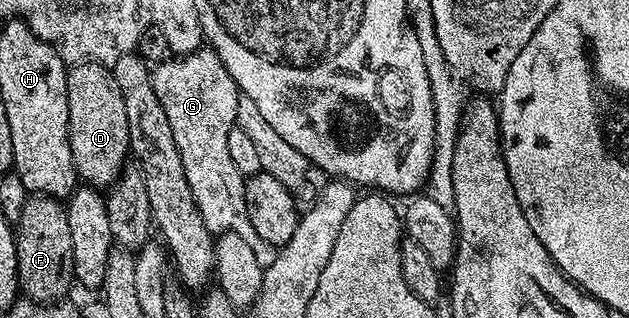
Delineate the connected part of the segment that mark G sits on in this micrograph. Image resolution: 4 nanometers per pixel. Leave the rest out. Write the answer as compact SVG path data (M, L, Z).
M201 47L194 53L163 61L152 69L152 82L170 119L174 141L178 143L182 165L186 167L186 179L206 227L213 235L237 233L254 251L262 268L268 269L276 258L277 246L266 243L266 239L254 231L250 215L246 215L246 178L234 167L234 159L230 159L230 135L237 128L240 115L240 86L211 47Z

